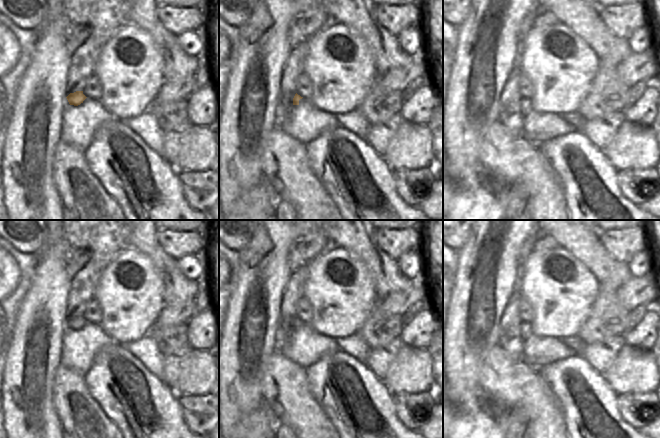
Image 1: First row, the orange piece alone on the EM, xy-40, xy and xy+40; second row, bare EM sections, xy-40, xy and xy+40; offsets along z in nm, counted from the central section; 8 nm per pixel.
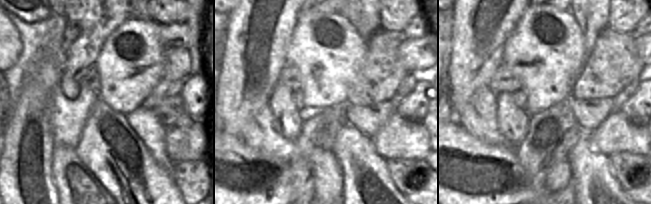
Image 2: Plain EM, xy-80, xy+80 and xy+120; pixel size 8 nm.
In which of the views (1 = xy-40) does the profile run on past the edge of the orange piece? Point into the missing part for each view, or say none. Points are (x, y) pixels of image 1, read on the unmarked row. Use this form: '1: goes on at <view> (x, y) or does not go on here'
1: does not go on here

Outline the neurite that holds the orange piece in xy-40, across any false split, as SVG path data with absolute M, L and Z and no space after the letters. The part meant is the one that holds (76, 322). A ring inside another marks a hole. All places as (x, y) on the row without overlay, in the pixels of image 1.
M76 315L70 317L66 322L70 329L78 330L83 327L87 321L83 318L83 315Z

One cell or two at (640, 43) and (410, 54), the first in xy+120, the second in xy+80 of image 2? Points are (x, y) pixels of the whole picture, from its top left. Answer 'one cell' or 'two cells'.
one cell

